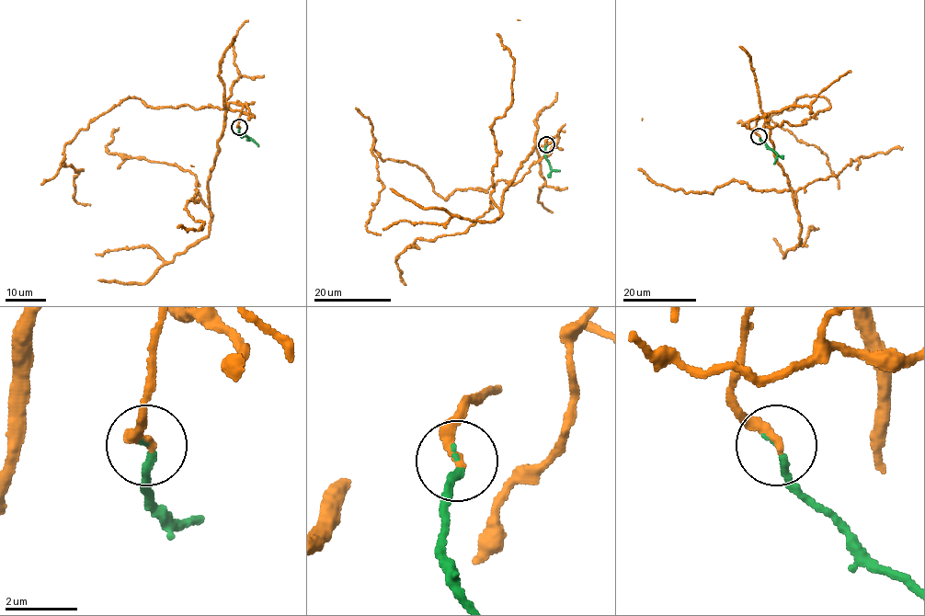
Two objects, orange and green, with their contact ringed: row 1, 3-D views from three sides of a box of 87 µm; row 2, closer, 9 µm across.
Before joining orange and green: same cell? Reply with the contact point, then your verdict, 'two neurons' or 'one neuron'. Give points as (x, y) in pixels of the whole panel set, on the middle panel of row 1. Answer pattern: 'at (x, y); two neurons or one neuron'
at (546, 144); one neuron

